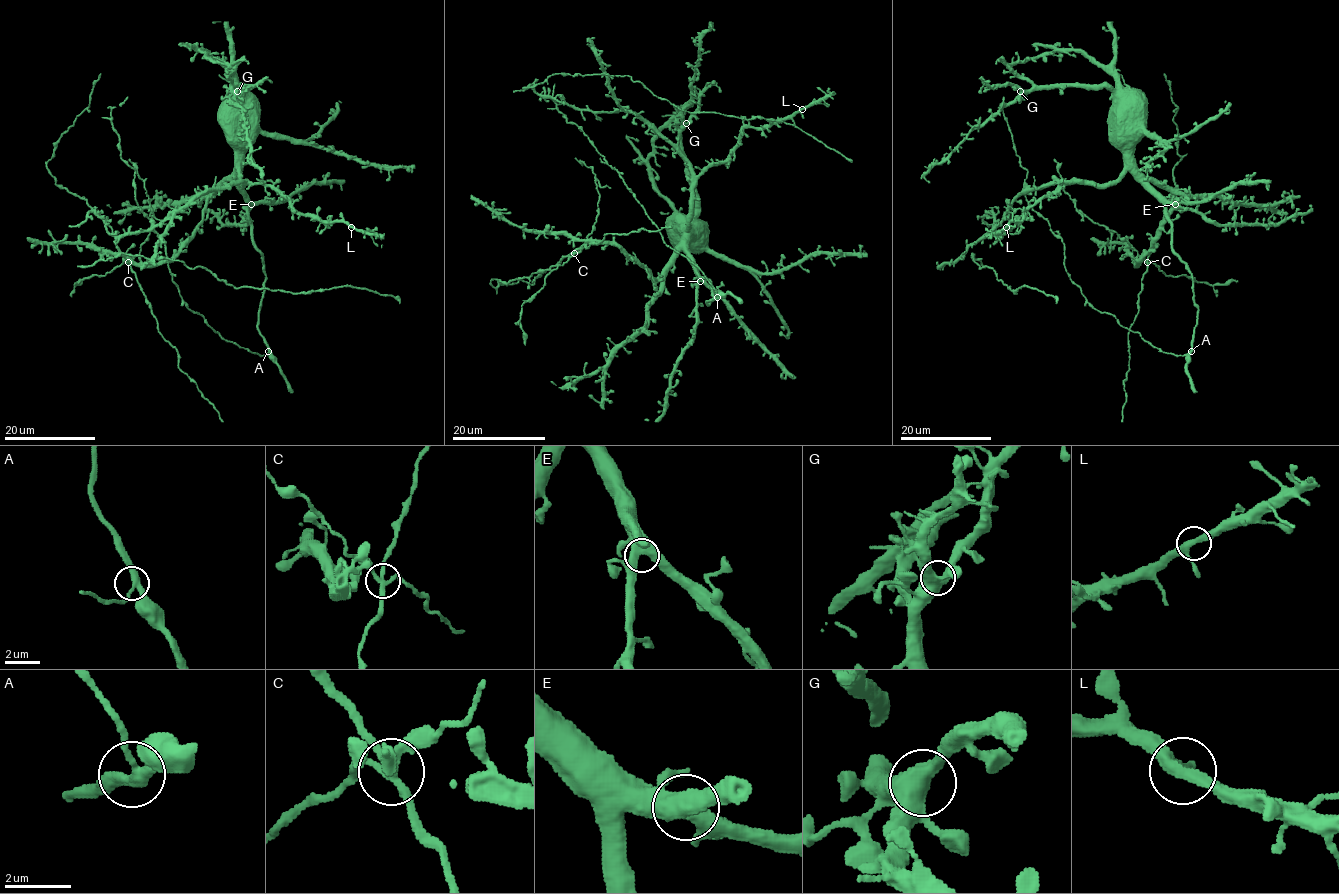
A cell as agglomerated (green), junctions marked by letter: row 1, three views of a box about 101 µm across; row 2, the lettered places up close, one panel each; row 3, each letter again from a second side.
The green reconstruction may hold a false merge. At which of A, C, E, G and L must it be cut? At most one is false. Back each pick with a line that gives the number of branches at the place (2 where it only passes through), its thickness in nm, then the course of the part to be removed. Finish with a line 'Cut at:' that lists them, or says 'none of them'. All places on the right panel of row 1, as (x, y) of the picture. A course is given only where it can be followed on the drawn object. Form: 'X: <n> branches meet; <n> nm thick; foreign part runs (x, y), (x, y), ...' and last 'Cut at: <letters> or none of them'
C: 4 branches meet; 240 nm thick; foreign part runs (1148, 262), (1116, 232), (1089, 220), (1076, 208), (1076, 203), (1064, 190), (1054, 158)
Cut at: C

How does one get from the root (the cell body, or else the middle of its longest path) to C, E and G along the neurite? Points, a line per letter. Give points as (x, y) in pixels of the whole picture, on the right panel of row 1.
C: (1116, 108), (1115, 120), (1128, 136), (1129, 161), (1173, 195), (1160, 236), (1136, 264), (1138, 256), (1148, 262)
E: (1116, 108), (1115, 120), (1128, 136), (1129, 162), (1151, 186), (1175, 204)
G: (1116, 108), (1113, 93), (1104, 87), (1044, 87), (1020, 91)

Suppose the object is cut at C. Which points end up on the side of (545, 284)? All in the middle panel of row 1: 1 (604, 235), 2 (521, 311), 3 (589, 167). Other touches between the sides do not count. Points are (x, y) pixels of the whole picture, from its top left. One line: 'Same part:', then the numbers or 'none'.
Same part: 2, 3

